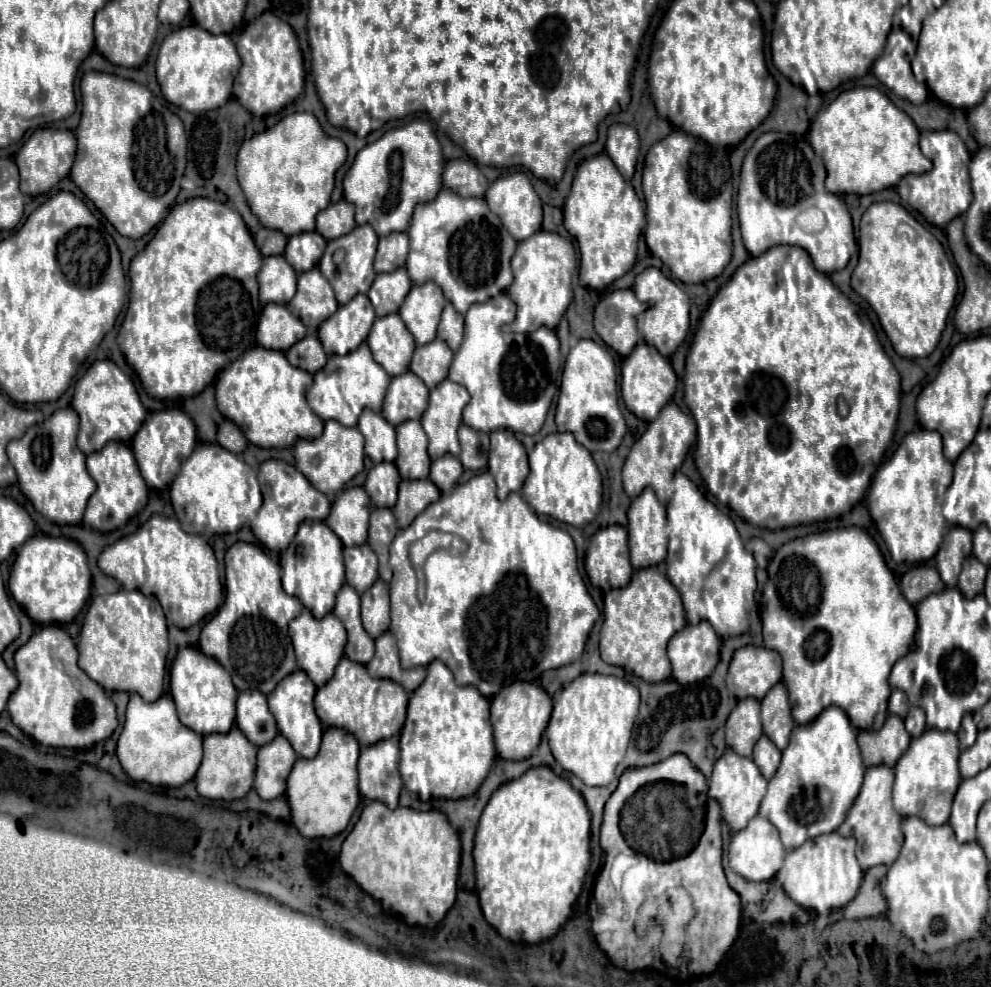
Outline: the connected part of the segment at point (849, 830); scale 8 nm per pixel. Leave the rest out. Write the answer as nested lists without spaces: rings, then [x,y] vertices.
[[[877,766],[877,768],[867,768],[863,786],[859,790],[859,796],[855,798],[853,806],[847,812],[845,822],[837,828],[841,836],[853,834],[857,840],[857,860],[863,870],[877,866],[877,864],[893,864],[893,860],[899,856],[901,844],[903,844],[903,834],[901,834],[901,814],[895,812],[891,804],[891,788],[893,788],[893,768],[889,766]]]

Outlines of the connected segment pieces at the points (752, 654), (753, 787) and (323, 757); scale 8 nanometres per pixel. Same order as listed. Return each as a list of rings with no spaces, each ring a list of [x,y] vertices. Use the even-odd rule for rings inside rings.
[[[743,646],[733,654],[727,688],[735,698],[763,698],[781,680],[781,656],[765,646]]]
[[[727,748],[725,754],[715,762],[713,776],[709,782],[709,796],[719,802],[721,816],[731,826],[733,832],[745,828],[747,822],[757,814],[759,802],[765,796],[765,792],[767,792],[767,780],[761,776],[761,772],[757,772],[757,766],[753,764],[751,758],[737,756],[731,748]]]
[[[327,728],[323,734],[321,750],[315,758],[299,758],[287,778],[287,802],[291,806],[291,820],[293,826],[305,838],[331,838],[343,832],[351,820],[359,804],[359,790],[357,790],[357,758],[359,758],[359,744],[353,734],[341,728]]]

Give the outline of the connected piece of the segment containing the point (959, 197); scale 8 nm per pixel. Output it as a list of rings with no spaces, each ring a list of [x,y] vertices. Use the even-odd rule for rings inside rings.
[[[951,130],[941,132],[921,132],[921,152],[925,158],[933,162],[933,168],[925,174],[907,174],[899,184],[897,192],[905,204],[909,204],[915,212],[919,212],[929,224],[945,228],[955,216],[965,214],[969,208],[973,194],[971,194],[971,180],[969,180],[969,160],[971,154],[965,142]]]

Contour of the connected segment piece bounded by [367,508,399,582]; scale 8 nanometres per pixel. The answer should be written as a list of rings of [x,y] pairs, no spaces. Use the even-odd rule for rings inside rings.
[[[373,508],[371,510],[371,524],[369,524],[369,538],[367,544],[377,552],[379,556],[379,578],[389,582],[391,580],[391,568],[389,568],[389,544],[393,542],[397,534],[397,522],[389,508]]]

